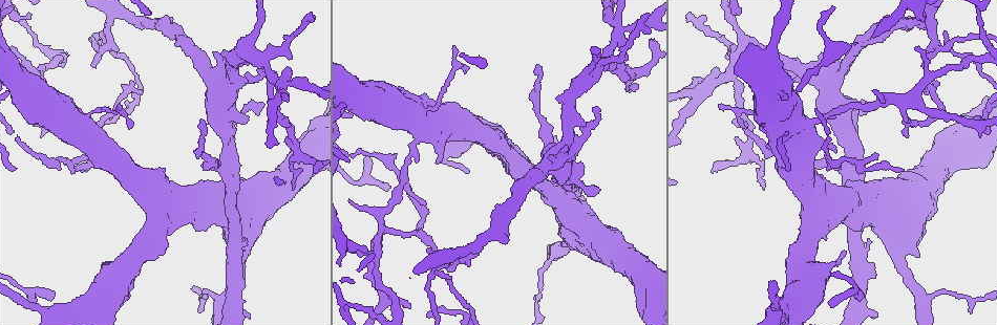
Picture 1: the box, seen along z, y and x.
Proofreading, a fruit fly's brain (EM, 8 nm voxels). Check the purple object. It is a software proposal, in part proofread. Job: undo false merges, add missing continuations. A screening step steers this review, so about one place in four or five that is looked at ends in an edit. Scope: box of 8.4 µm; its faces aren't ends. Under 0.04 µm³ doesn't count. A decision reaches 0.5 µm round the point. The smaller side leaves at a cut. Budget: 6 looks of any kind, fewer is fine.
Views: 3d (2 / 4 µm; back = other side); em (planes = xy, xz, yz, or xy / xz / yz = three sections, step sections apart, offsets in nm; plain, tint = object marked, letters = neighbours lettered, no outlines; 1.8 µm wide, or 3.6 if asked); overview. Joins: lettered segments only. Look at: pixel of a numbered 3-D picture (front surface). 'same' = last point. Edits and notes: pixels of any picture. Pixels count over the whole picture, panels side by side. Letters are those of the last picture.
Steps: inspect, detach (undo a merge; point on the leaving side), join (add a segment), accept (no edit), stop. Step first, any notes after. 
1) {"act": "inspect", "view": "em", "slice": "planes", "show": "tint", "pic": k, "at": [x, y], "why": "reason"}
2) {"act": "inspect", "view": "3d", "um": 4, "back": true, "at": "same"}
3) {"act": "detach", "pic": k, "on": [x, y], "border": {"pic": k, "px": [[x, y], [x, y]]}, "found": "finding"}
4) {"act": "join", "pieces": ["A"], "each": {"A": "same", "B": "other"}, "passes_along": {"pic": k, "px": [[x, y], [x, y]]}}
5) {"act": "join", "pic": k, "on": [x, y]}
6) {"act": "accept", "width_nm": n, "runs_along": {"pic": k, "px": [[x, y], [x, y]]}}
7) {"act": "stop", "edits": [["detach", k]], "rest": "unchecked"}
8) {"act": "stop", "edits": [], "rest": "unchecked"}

{"act": "inspect", "view": "3d", "um": 4, "pic": 1, "at": [167, 185], "why": "thick end"}

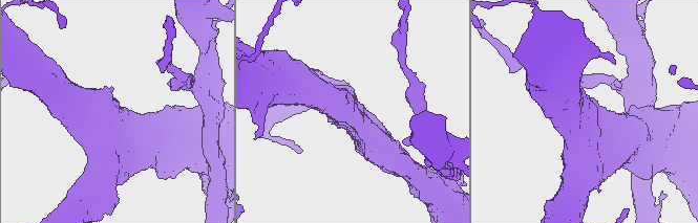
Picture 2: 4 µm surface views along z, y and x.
{"act": "inspect", "view": "em", "um": 3.6, "slice": "xz", "step": 16, "show": "letters", "pic": 2, "at": [599, 108], "why": "shape alone is not enough"}

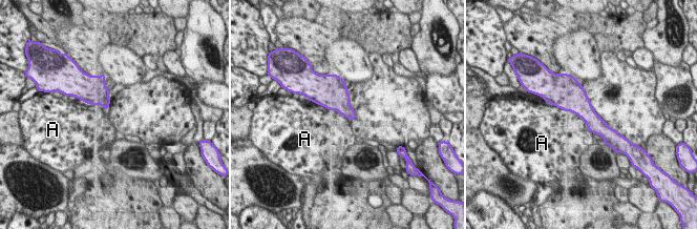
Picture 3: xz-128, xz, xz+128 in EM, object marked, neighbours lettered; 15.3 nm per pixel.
{"act": "accept", "each": {"A": "other"}, "border": {"pic": 3, "px": [[549, 102], [576, 113], [591, 132]]}, "found": "no lettered segment goes on from it"}

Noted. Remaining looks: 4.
{"act": "inspect", "view": "3d", "um": 2, "pic": 1, "at": [434, 163], "why": "branch stops here"}

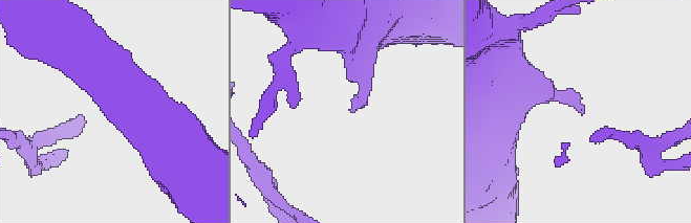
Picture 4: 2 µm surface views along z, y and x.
{"act": "inspect", "view": "em", "slice": "planes", "show": "letters", "pic": 4, "at": [583, 107], "why": "shape alone is not enough"}

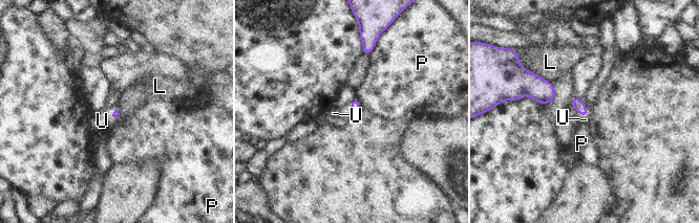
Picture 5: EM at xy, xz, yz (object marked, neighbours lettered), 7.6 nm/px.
{"act": "join", "pieces": ["U"], "each": {"L": "other", "P": "other", "U": "same"}, "passes_along": {"pic": 5, "px": [[576, 102], [586, 109], [586, 119]]}, "found": "it goes on there"}

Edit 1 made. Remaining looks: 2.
{"act": "inspect", "view": "em", "slice": "planes", "show": "letters", "pic": 1, "at": [979, 125], "why": "sharp bend"}

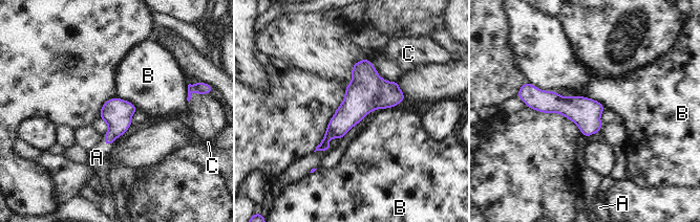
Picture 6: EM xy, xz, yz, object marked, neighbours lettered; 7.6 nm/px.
{"act": "join", "pieces": ["A"], "width_nm": 220, "each": {"A": "same", "B": "other", "C": "other"}, "passes_along": {"pic": 6, "px": [[117, 114], [105, 145], [97, 157]]}, "found": "it goes on there"}

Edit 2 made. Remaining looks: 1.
{"act": "stop", "edits": [["join", 5], ["join", 6]], "rest": "unchecked"}

